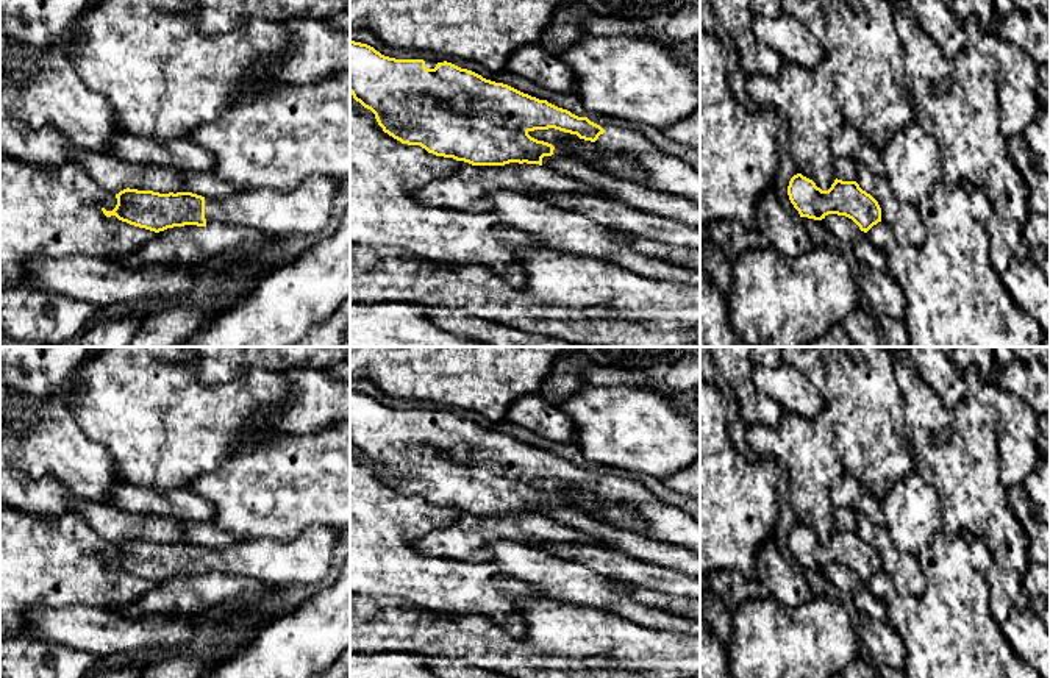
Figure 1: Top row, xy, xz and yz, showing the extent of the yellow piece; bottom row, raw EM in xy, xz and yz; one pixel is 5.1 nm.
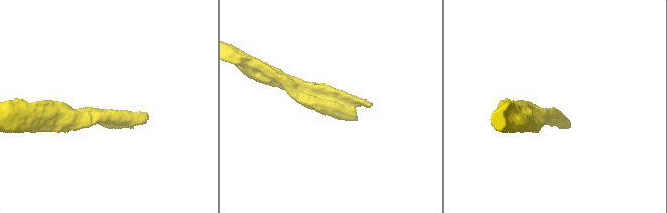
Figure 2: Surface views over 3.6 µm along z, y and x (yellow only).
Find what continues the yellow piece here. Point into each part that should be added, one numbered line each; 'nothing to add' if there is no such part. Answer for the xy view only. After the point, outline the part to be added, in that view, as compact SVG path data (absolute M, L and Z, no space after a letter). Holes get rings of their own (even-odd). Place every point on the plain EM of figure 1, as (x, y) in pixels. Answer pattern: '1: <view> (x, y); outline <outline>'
1: xy (305, 560); outline M311 525L292 541L239 539L223 548L205 547L208 573L256 578L269 584L317 584L330 570L339 530Z

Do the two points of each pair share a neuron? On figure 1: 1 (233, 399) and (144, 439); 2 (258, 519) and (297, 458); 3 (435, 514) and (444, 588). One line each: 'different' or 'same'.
1: same
2: same
3: same

